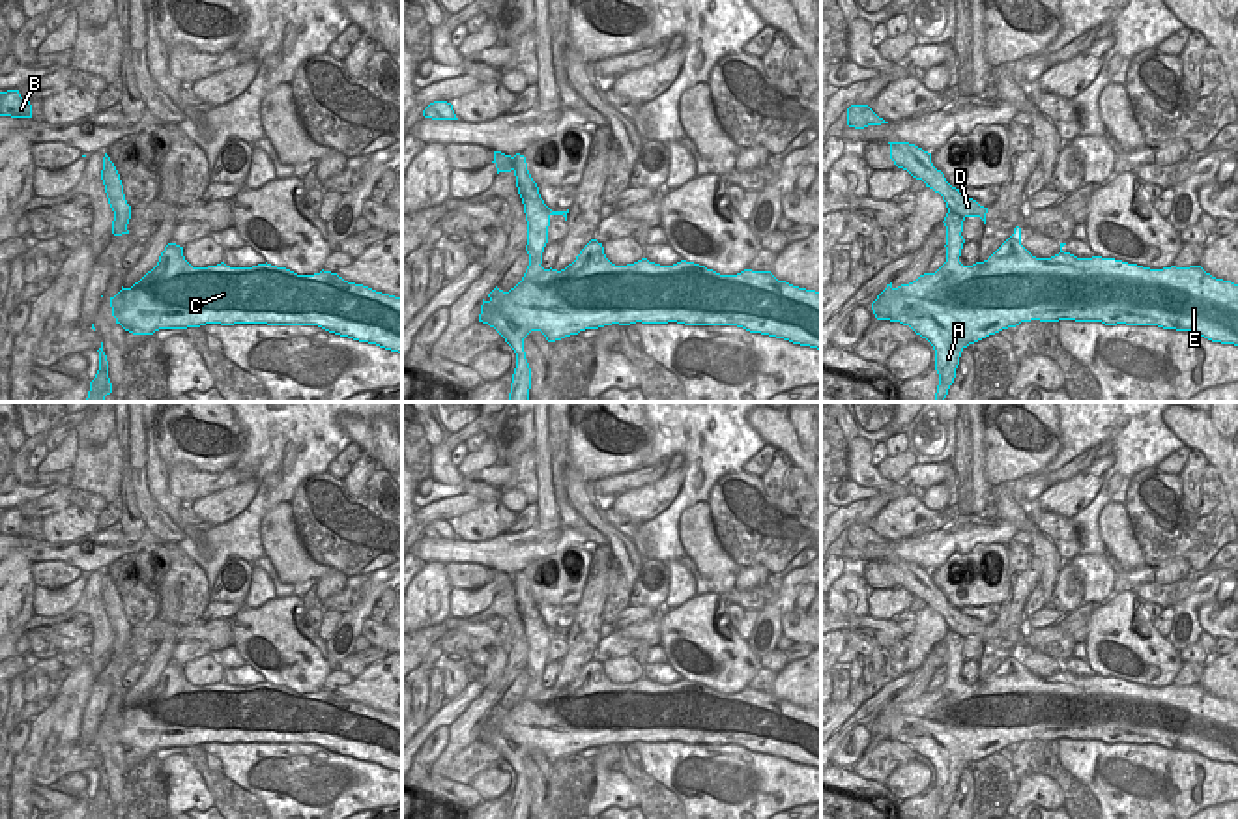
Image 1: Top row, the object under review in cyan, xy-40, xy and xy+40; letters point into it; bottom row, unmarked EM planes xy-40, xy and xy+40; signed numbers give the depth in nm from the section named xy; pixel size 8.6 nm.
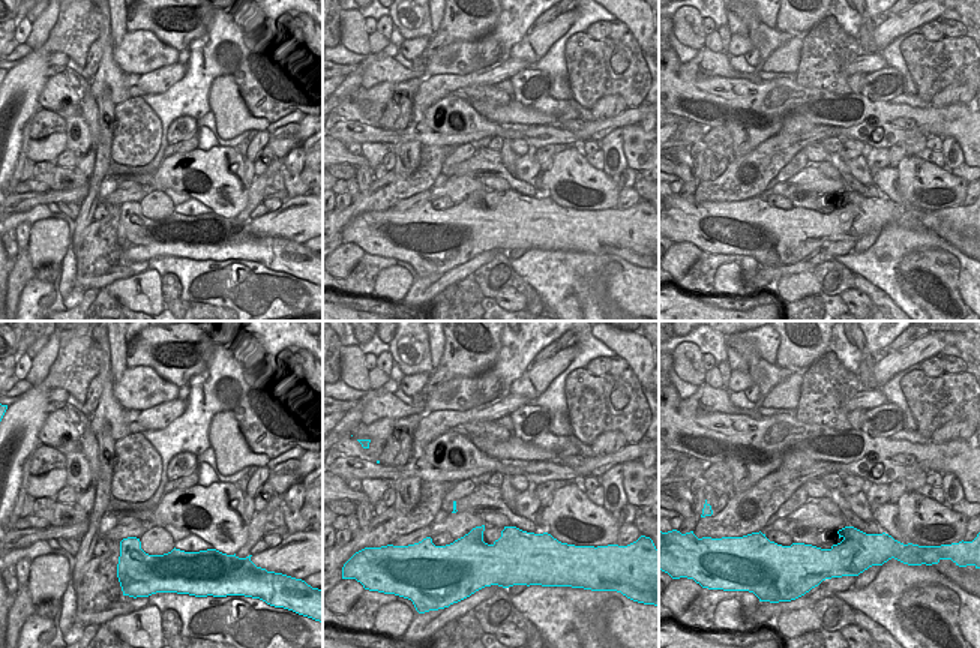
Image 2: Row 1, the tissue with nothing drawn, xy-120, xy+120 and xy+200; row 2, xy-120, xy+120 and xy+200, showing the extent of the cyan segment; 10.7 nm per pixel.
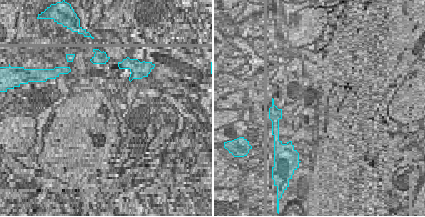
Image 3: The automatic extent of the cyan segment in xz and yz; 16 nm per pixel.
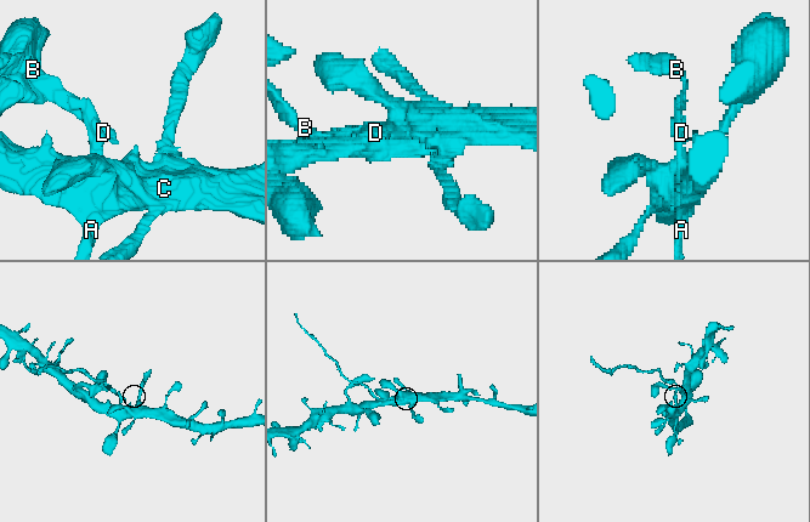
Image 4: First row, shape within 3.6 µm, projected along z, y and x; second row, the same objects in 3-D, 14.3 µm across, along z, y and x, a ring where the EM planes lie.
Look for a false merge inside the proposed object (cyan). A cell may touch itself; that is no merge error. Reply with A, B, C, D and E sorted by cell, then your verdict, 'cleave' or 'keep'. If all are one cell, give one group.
A C E / B D | cleave

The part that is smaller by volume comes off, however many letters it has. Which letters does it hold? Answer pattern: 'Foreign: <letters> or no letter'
Foreign: B, D

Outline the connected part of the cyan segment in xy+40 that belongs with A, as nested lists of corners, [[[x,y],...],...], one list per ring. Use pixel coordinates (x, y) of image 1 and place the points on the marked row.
[[[1016,226],[984,262],[963,266],[958,251],[946,251],[946,262],[935,273],[924,273],[898,288],[887,284],[872,310],[877,320],[909,325],[933,346],[939,374],[935,402],[944,402],[969,344],[1031,320],[1158,325],[1240,348],[1240,284],[1216,279],[1201,266],[1150,269],[1115,258],[1077,258],[1064,252],[1064,245],[1051,258],[1036,258],[1021,245],[1021,228]]]

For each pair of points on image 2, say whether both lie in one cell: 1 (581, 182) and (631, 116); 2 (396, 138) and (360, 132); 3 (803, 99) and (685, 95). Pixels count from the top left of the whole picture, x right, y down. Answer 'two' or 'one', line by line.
1: two
2: one
3: one

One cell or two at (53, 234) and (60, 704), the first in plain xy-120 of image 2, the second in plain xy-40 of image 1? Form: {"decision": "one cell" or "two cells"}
{"decision": "two cells"}

